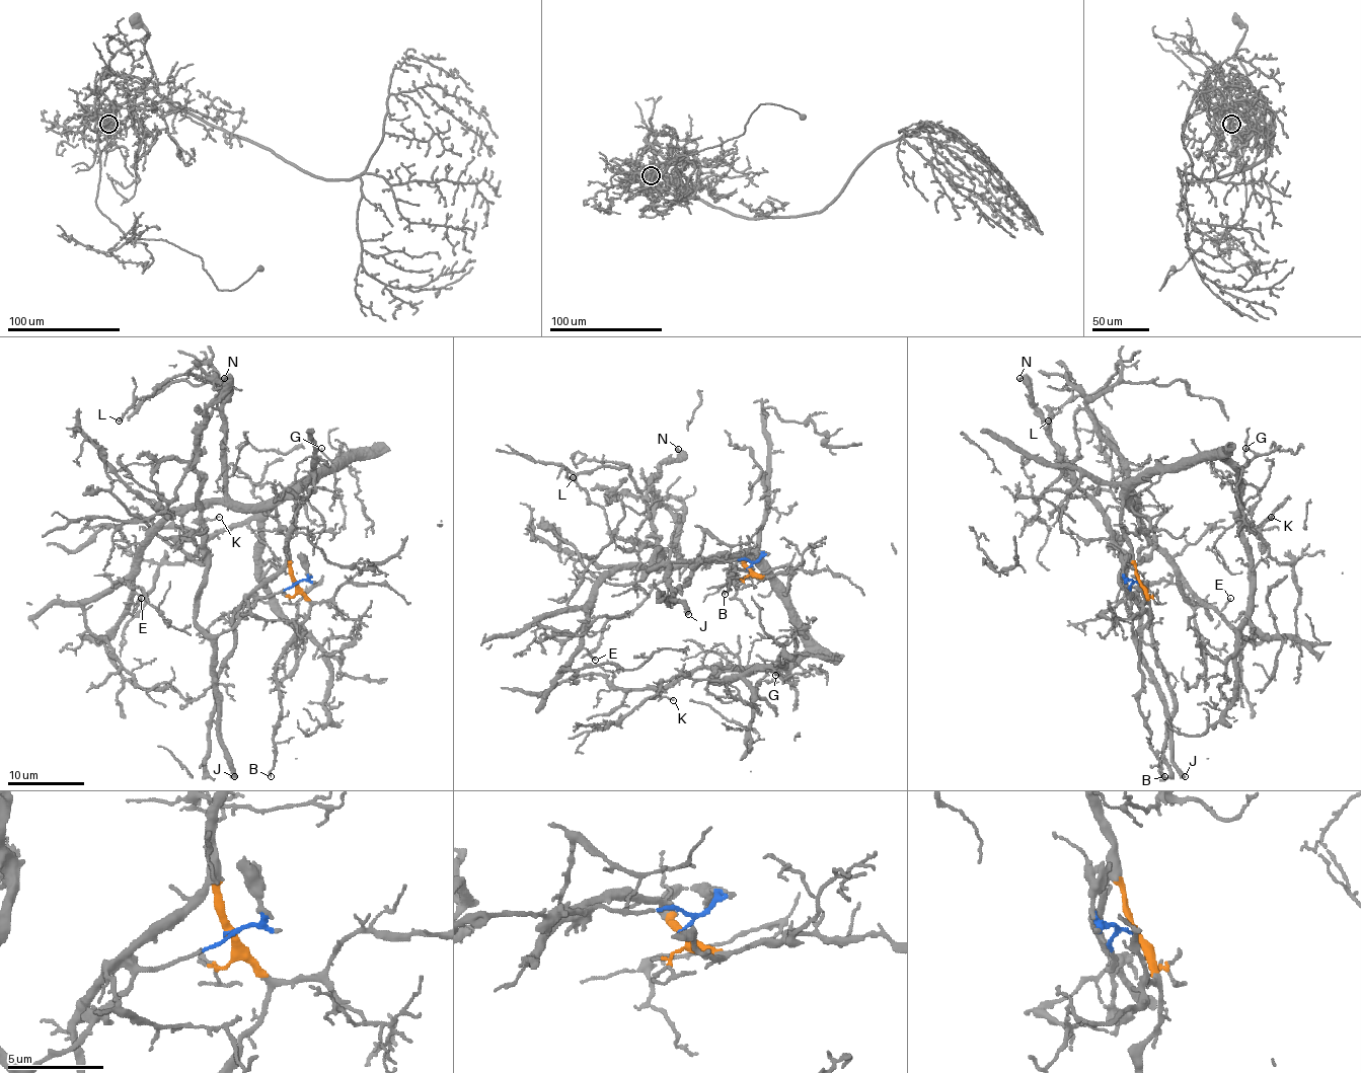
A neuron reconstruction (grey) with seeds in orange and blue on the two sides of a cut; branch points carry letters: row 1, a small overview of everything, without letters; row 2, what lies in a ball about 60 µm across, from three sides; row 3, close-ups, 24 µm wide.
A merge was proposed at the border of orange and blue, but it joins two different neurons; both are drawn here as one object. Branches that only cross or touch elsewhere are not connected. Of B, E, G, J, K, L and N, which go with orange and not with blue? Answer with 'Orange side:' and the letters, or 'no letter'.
Orange side: B, E, G, K, L

